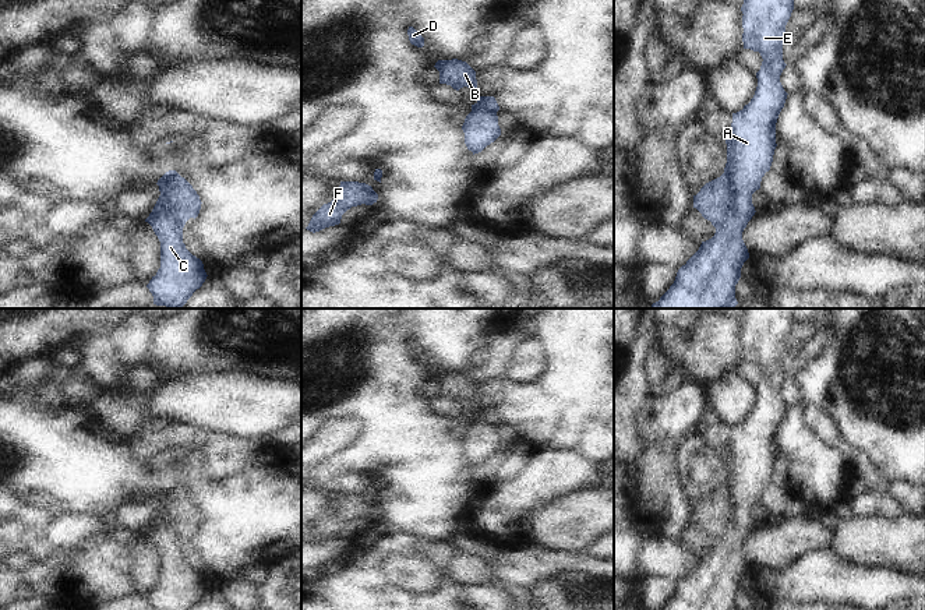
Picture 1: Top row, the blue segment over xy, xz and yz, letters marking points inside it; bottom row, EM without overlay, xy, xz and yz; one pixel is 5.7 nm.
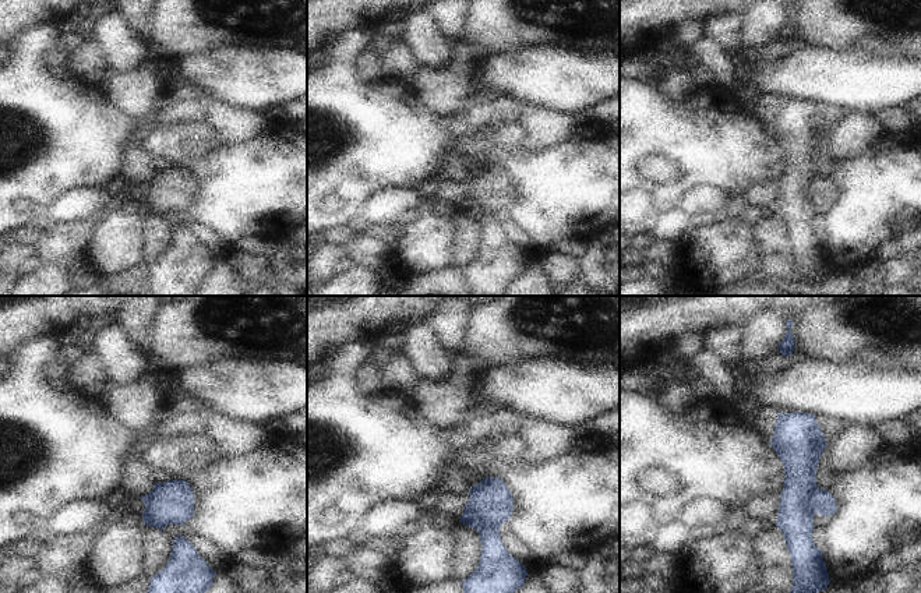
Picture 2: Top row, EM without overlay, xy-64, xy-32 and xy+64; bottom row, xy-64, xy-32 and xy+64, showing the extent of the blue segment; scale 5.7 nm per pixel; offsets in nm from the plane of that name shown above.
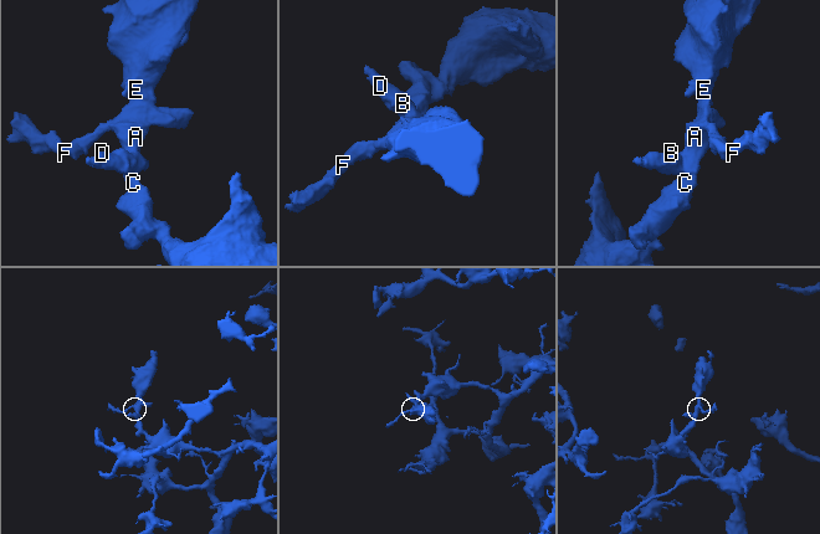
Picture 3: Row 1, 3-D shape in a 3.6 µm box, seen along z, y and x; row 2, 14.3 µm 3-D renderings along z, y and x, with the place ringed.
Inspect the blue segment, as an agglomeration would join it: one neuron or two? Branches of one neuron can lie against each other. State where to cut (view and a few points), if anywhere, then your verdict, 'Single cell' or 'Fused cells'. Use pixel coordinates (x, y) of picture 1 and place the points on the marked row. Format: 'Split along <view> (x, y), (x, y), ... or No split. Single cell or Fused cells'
Split along yz (720, 176), (727, 183), (733, 204), (730, 214), (716, 228). Fused cells.

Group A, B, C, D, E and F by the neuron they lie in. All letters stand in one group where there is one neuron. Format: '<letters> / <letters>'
A C E F / B D

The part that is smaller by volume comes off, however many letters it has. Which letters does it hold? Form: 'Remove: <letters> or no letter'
Remove: B, D.

